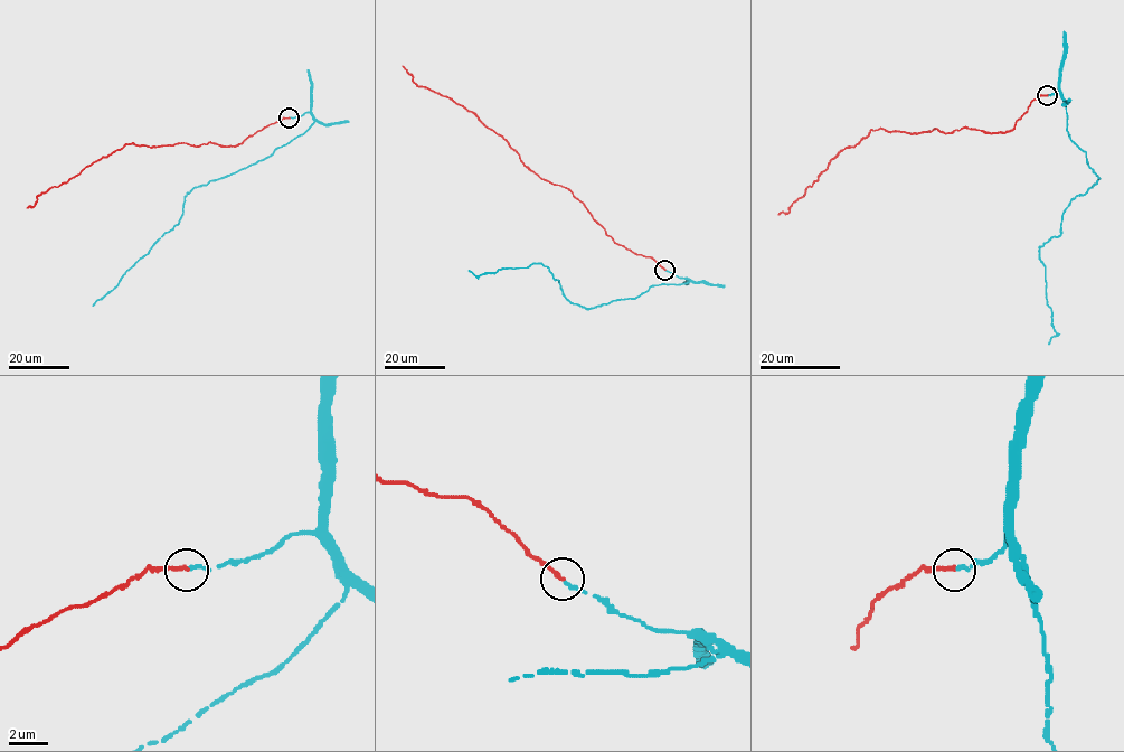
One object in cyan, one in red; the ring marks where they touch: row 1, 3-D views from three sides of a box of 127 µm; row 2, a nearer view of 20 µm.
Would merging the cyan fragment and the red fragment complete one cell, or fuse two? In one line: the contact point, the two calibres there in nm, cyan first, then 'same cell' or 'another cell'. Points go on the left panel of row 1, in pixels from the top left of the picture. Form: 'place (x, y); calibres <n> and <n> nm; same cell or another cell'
place (289, 118); calibres 240 and 240 nm; same cell

